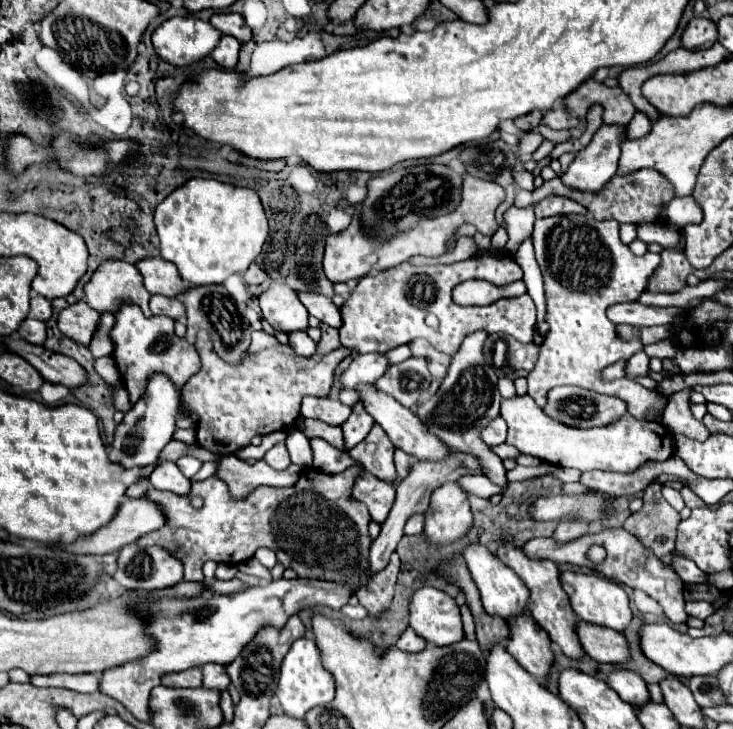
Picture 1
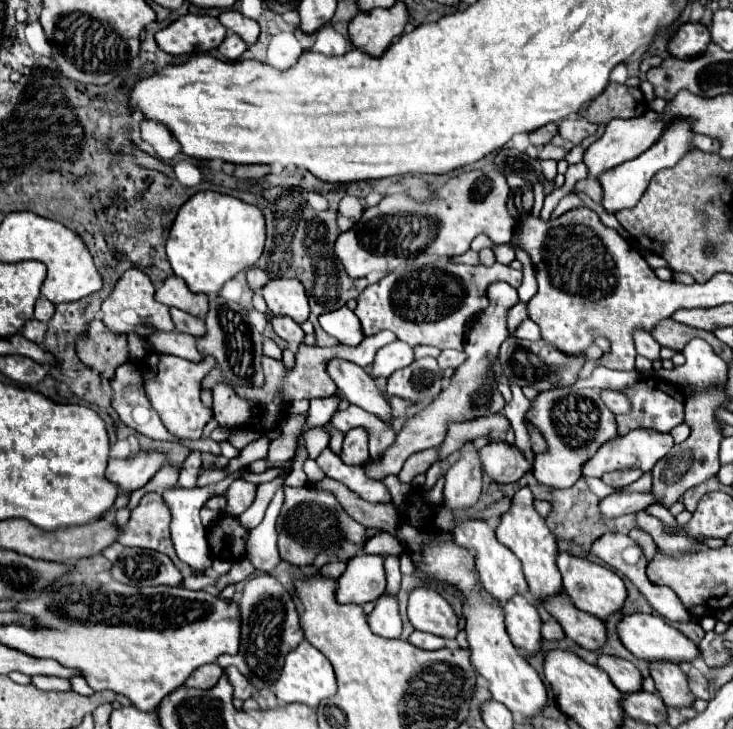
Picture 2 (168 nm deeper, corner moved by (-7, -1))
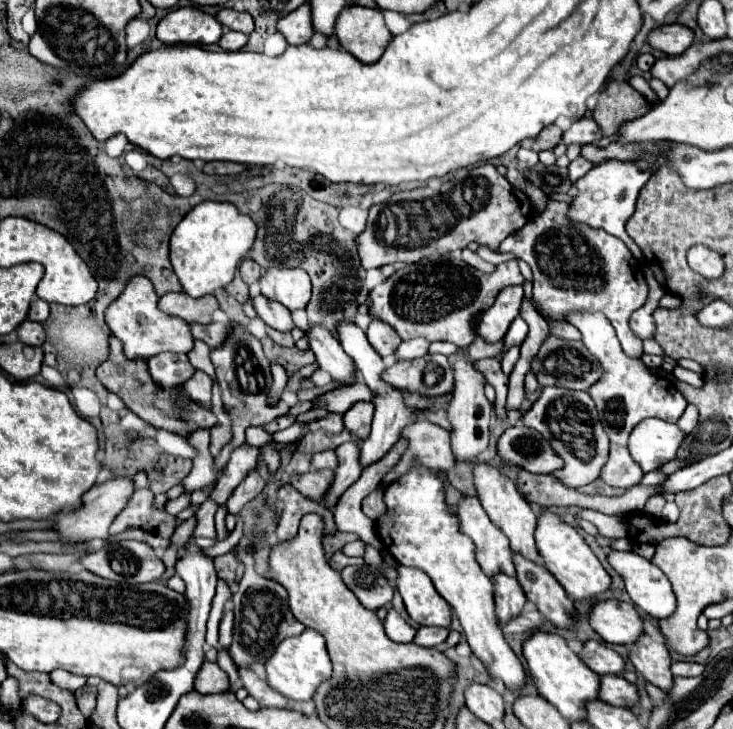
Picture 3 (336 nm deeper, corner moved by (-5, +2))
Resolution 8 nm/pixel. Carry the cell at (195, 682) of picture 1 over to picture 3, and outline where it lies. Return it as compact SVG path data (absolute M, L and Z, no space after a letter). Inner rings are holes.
M203 662L197 680L195 680L195 690L199 694L219 694L229 690L229 678L227 674L215 664L215 662Z

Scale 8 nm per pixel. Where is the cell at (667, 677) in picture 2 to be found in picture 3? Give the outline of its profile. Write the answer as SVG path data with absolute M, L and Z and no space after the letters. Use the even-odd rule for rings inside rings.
M649 634L639 636L639 640L629 650L629 660L633 662L635 670L651 684L661 690L669 690L673 684L671 674L671 656L663 642L653 640Z

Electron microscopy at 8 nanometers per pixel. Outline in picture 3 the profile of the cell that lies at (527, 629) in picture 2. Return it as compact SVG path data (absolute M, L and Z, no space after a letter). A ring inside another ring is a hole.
M497 574L493 576L493 586L495 586L495 614L499 620L507 622L509 618L517 616L527 598L525 598L525 592L521 588L521 584L517 582L517 578L513 576L505 576L505 574Z

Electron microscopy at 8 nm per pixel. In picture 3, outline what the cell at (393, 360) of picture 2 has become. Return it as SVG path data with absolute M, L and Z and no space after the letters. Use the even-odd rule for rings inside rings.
M415 338L415 340L407 340L407 342L401 342L395 356L397 360L413 360L413 358L421 358L429 352L429 340L423 340L423 338Z

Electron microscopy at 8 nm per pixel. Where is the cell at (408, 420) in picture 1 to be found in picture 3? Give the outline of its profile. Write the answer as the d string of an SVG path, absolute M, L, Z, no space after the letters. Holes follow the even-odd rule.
M311 326L305 330L305 338L317 356L317 362L323 370L331 374L333 380L343 384L353 384L357 380L353 360L345 356L345 350L341 348L339 340L323 326Z

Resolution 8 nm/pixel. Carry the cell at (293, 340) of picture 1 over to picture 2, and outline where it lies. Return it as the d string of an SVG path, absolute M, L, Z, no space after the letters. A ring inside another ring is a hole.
M271 317L271 323L273 323L275 333L281 339L285 339L289 345L301 345L303 343L305 333L293 319L275 319L275 317Z

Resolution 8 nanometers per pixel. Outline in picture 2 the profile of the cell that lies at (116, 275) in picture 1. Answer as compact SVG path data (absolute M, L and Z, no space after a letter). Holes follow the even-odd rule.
M129 269L121 275L121 279L115 283L111 295L101 303L101 321L115 333L139 333L141 337L147 337L151 329L145 329L145 325L155 325L157 331L171 331L171 315L169 307L163 303L155 301L155 287L151 279L139 271L139 269Z

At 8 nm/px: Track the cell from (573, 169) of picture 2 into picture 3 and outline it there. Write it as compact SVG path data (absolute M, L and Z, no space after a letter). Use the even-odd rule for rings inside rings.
M577 158L577 160L573 160L573 162L569 164L569 178L575 182L577 178L583 178L593 166L595 166L595 164L589 162L589 160L585 160L585 158Z

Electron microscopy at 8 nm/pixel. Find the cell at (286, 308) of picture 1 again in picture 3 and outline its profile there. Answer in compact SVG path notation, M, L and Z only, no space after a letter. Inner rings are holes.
M269 268L263 270L261 294L269 300L281 302L285 308L299 310L305 308L311 298L311 280L301 268Z

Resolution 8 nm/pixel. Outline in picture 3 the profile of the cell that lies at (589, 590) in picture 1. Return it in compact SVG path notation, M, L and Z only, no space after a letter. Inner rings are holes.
M543 510L537 516L535 542L537 542L537 550L543 558L543 564L547 566L547 570L557 578L557 582L565 588L565 592L573 600L593 598L593 596L609 590L609 586L611 586L609 574L605 572L605 568L601 566L597 556L591 552L591 548L587 546L583 536L571 524L563 522L559 518L559 514L555 514L551 510Z

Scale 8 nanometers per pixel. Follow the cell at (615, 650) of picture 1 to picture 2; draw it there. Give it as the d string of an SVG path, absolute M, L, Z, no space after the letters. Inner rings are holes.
M565 593L555 595L547 601L547 611L565 627L565 635L577 645L589 651L599 651L605 645L607 631L601 619L587 615L585 611L575 609Z

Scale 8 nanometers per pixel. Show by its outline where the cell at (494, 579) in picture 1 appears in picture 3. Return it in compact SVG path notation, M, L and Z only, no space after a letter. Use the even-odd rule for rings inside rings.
M463 496L457 504L457 514L461 518L463 534L467 534L475 544L475 558L481 570L489 578L501 572L515 576L509 540L501 528L491 522L481 502L475 496Z

